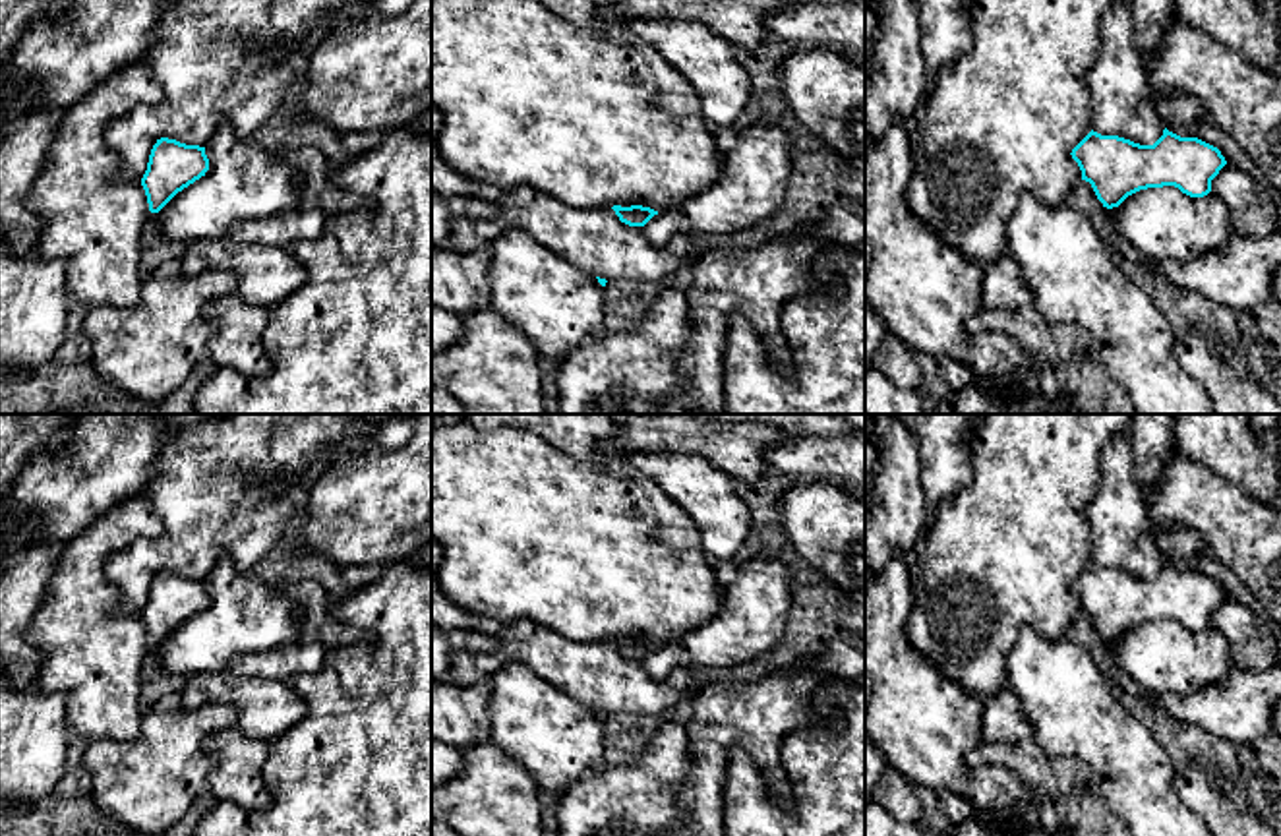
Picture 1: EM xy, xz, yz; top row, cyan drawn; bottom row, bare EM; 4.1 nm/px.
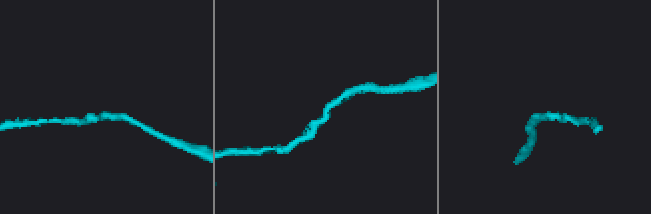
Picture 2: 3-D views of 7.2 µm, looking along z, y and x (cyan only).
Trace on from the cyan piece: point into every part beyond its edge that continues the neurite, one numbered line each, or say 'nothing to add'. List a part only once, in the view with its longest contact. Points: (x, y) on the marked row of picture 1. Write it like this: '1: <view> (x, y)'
nothing to add

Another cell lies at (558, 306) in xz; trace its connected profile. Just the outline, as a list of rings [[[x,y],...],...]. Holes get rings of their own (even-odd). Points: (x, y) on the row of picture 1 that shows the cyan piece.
[[[513,228],[492,242],[492,308],[515,323],[536,352],[561,362],[606,317],[604,286],[594,275]]]

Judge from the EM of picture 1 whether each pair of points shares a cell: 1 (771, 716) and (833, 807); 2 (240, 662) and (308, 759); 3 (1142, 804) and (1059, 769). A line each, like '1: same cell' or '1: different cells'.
1: different cells
2: different cells
3: different cells

